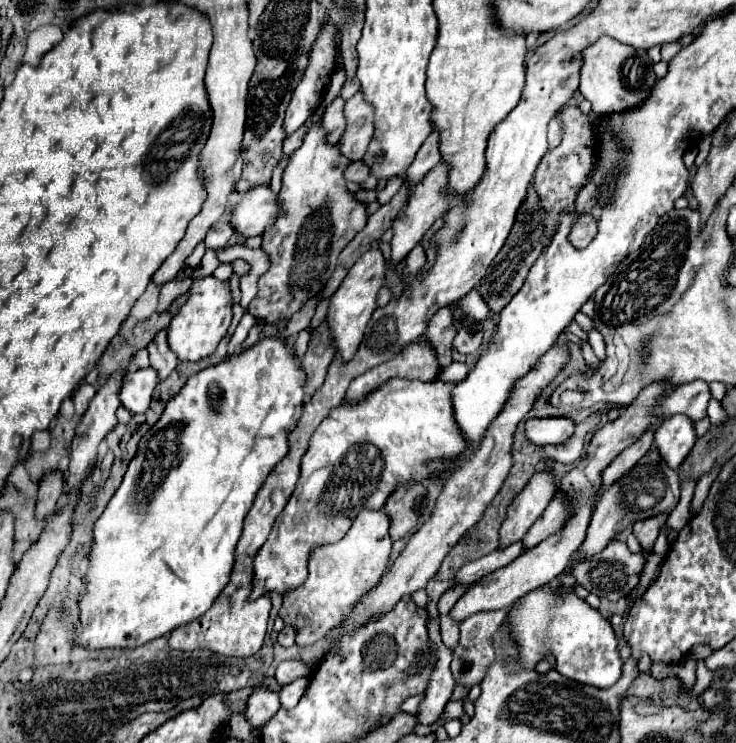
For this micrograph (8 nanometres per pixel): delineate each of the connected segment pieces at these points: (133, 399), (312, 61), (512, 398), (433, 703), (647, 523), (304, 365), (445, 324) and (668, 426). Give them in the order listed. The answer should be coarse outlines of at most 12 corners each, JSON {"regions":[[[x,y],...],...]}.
{"regions":[[[131,369],[119,391],[123,407],[143,413],[151,405],[157,371]],[[321,23],[309,65],[285,115],[287,135],[313,115],[329,89],[337,27]],[[557,341],[515,381],[481,445],[447,479],[431,519],[333,633],[427,585],[513,465],[519,421],[569,361]],[[439,645],[431,681],[417,707],[419,725],[441,717],[455,679],[449,649]],[[655,515],[633,525],[633,535],[643,551],[651,549],[659,537],[659,529],[667,521]],[[323,321],[313,331],[301,359],[307,375],[303,403],[323,385],[335,357],[329,327]],[[451,307],[433,315],[425,339],[437,353],[439,369],[451,365]],[[685,415],[665,419],[655,447],[671,469],[679,469],[695,445]]]}

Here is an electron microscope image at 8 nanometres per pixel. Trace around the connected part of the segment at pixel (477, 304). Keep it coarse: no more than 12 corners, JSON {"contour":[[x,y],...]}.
{"contour":[[477,289],[457,305],[471,319],[489,319],[487,303]]}

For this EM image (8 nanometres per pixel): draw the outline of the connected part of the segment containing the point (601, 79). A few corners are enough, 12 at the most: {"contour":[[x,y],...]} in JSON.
{"contour":[[613,39],[583,51],[593,115],[637,109],[659,77],[645,49]]}

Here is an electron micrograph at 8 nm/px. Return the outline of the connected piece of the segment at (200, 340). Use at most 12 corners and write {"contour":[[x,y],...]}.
{"contour":[[191,277],[167,327],[179,361],[209,357],[231,323],[231,289]]}

